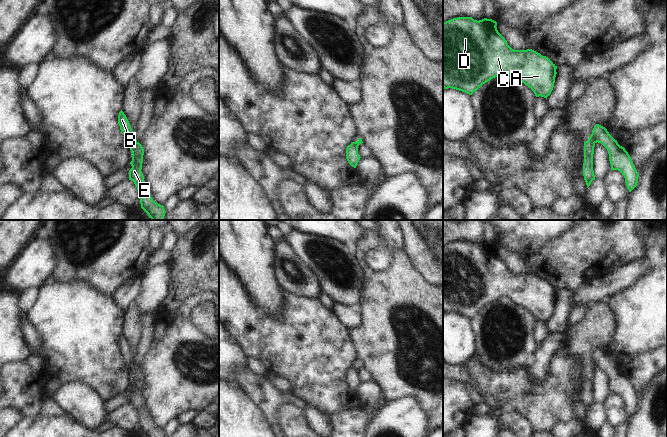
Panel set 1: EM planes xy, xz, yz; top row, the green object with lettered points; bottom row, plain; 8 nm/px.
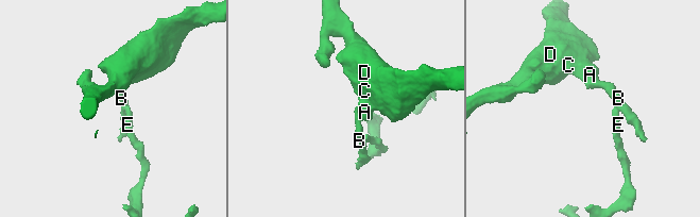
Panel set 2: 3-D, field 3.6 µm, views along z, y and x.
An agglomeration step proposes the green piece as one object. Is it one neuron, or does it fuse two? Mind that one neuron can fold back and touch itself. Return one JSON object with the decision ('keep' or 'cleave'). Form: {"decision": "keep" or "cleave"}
{"decision": "cleave"}

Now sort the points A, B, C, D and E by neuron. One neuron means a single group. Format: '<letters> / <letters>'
A B C D / E

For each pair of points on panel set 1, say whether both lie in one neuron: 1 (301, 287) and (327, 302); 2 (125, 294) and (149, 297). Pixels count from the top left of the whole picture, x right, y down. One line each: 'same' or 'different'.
1: different
2: different

